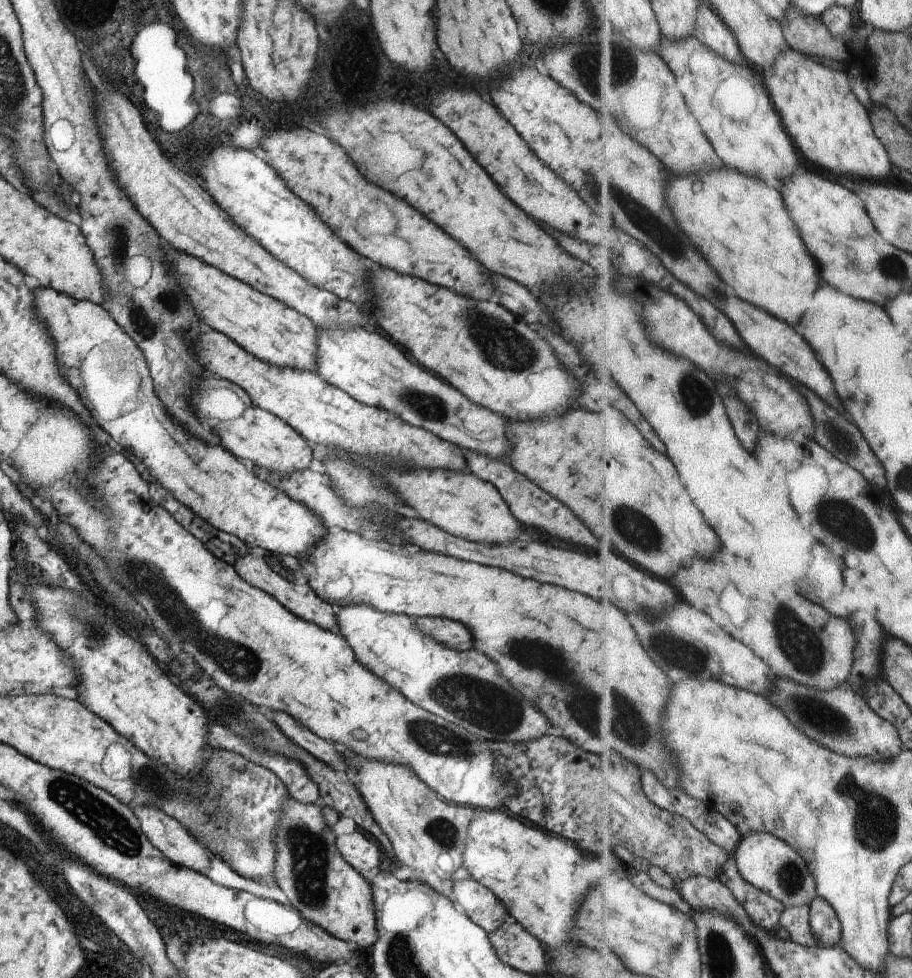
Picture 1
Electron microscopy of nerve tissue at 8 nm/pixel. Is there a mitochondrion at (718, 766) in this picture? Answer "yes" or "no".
no

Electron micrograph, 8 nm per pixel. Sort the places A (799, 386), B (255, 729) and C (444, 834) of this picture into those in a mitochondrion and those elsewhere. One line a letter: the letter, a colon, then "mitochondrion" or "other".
A: other
B: mitochondrion
C: mitochondrion

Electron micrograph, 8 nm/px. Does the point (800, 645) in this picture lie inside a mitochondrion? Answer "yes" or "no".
yes

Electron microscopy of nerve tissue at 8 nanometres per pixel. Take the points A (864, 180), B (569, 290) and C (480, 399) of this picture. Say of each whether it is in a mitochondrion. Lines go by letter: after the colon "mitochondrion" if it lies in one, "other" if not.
A: other
B: other
C: other

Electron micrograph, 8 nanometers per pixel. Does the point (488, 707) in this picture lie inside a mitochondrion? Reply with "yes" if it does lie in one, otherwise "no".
yes

